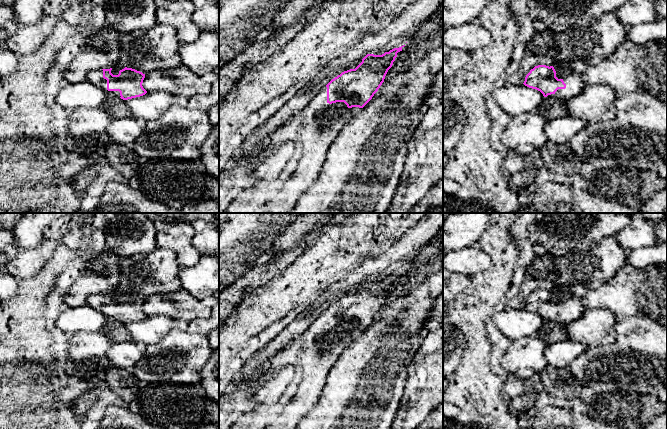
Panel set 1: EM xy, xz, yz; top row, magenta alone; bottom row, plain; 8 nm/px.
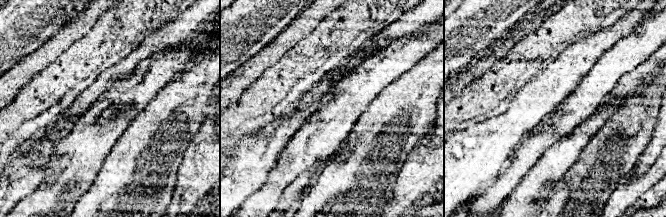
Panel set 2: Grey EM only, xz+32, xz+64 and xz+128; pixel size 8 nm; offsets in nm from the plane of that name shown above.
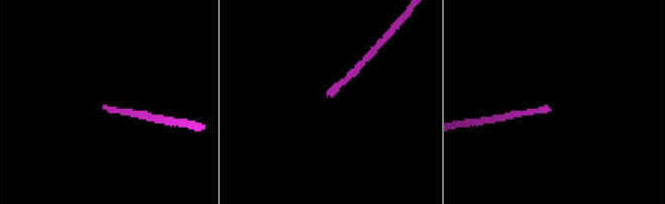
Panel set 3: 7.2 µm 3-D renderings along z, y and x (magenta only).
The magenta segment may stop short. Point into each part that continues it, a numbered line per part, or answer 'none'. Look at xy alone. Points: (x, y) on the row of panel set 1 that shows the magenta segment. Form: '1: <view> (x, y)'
1: xy (95, 77)

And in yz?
1: yz (571, 72)

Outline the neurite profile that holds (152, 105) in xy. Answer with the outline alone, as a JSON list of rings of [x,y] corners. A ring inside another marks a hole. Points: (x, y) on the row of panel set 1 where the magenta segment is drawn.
[[[153,91],[125,101],[131,111],[132,118],[147,122],[159,119],[175,102],[175,97],[163,91]]]

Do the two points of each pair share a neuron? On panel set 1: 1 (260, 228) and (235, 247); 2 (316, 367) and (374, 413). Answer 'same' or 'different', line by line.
1: same
2: different

